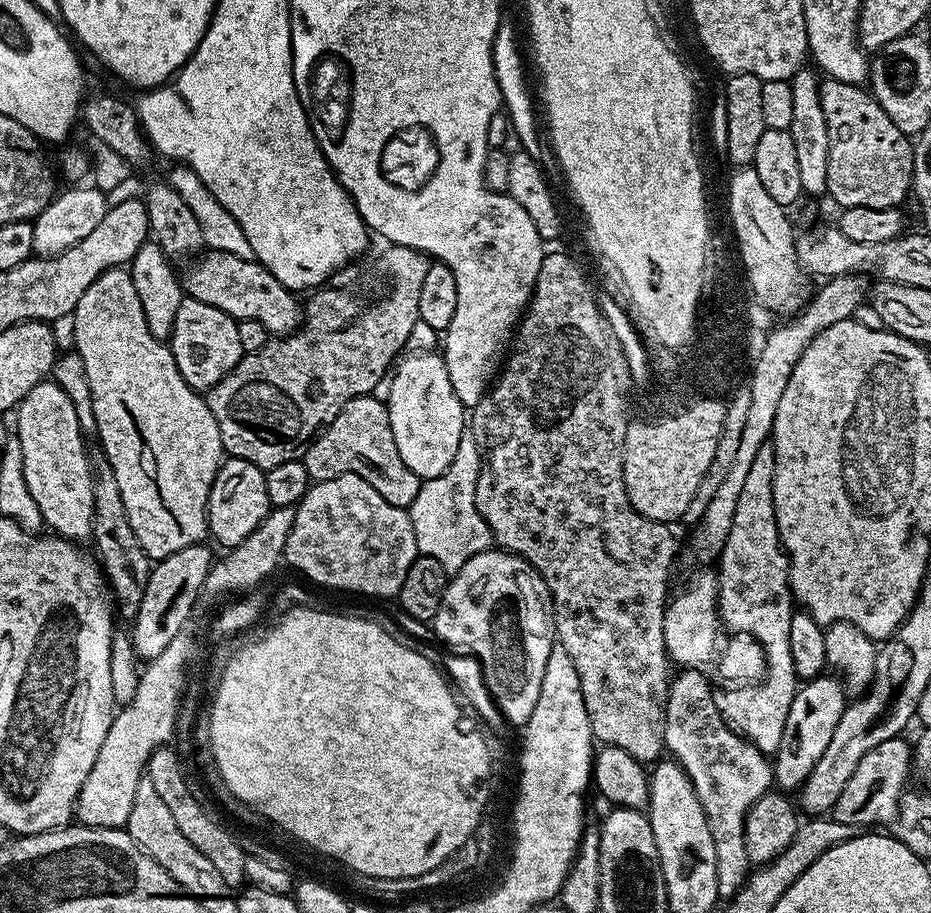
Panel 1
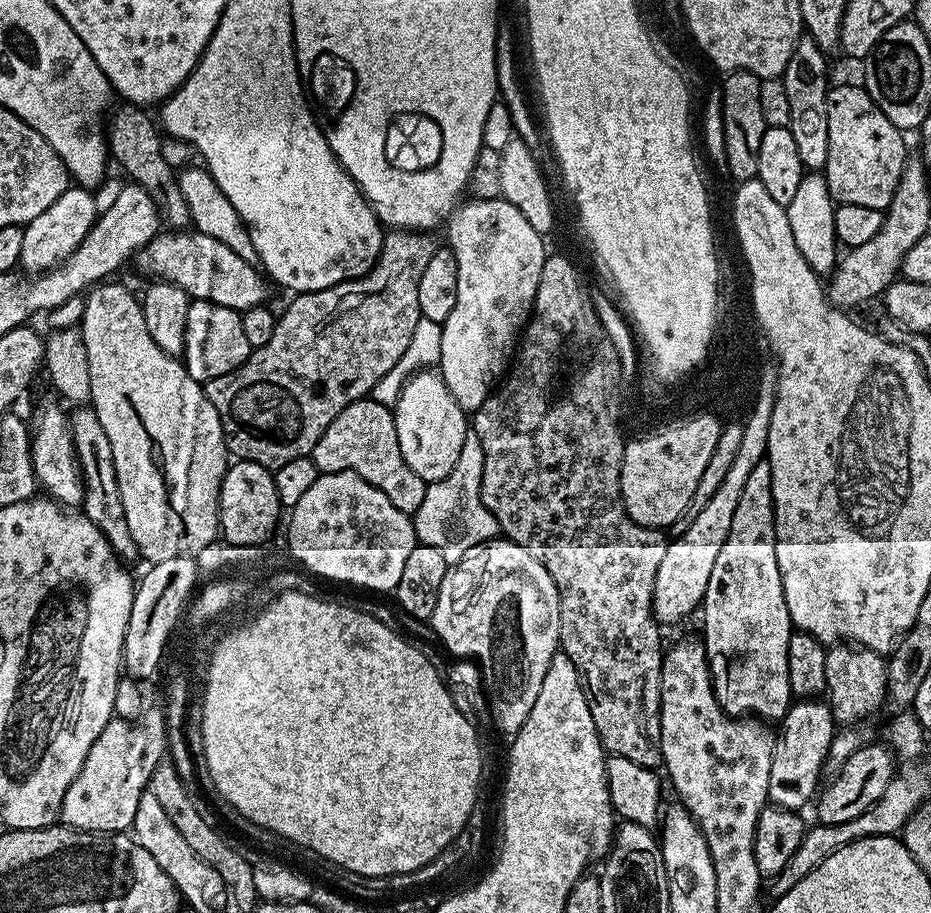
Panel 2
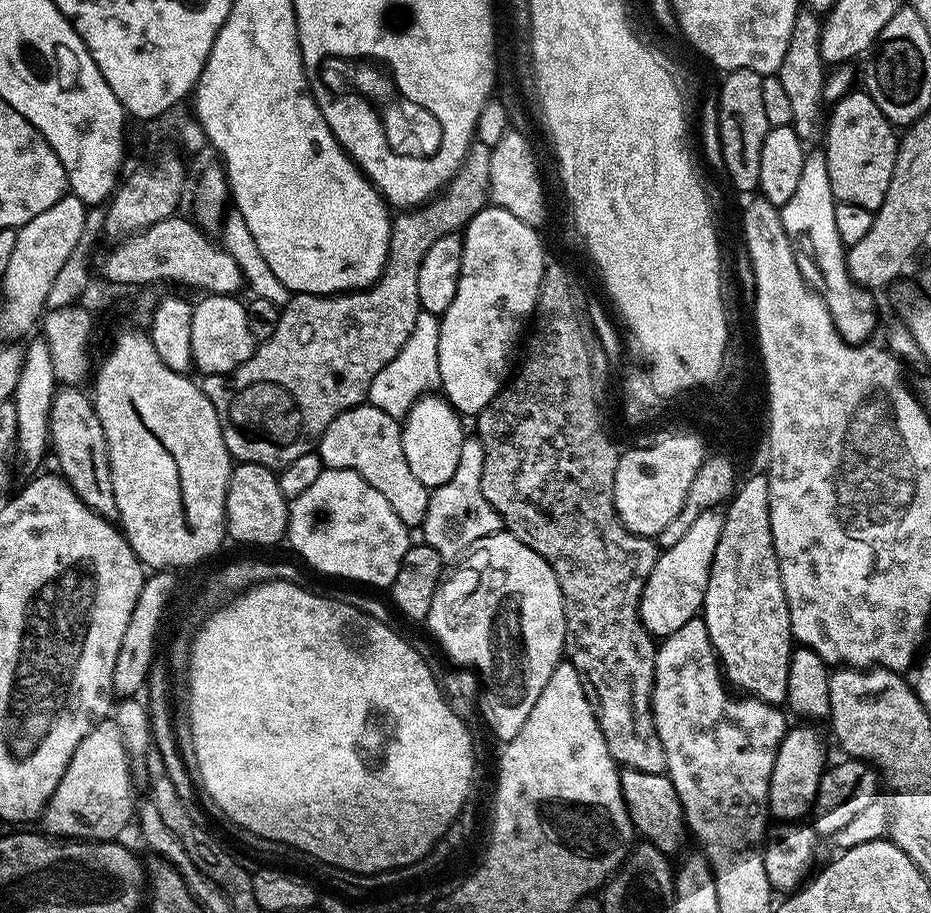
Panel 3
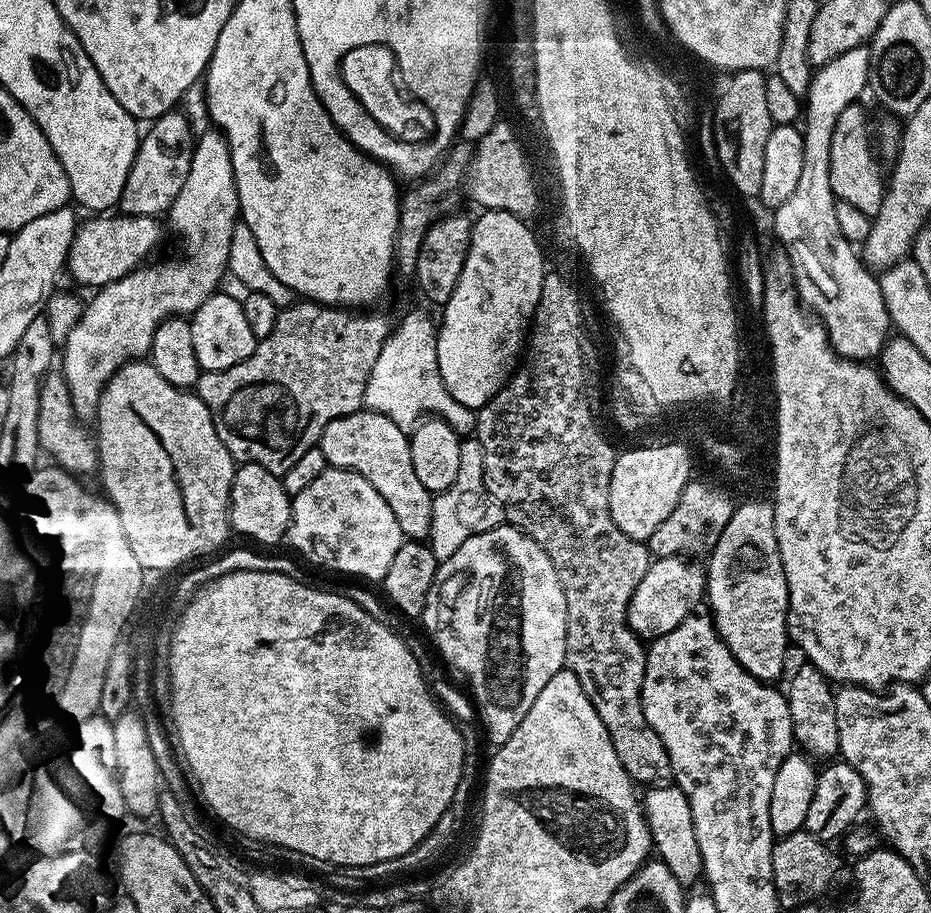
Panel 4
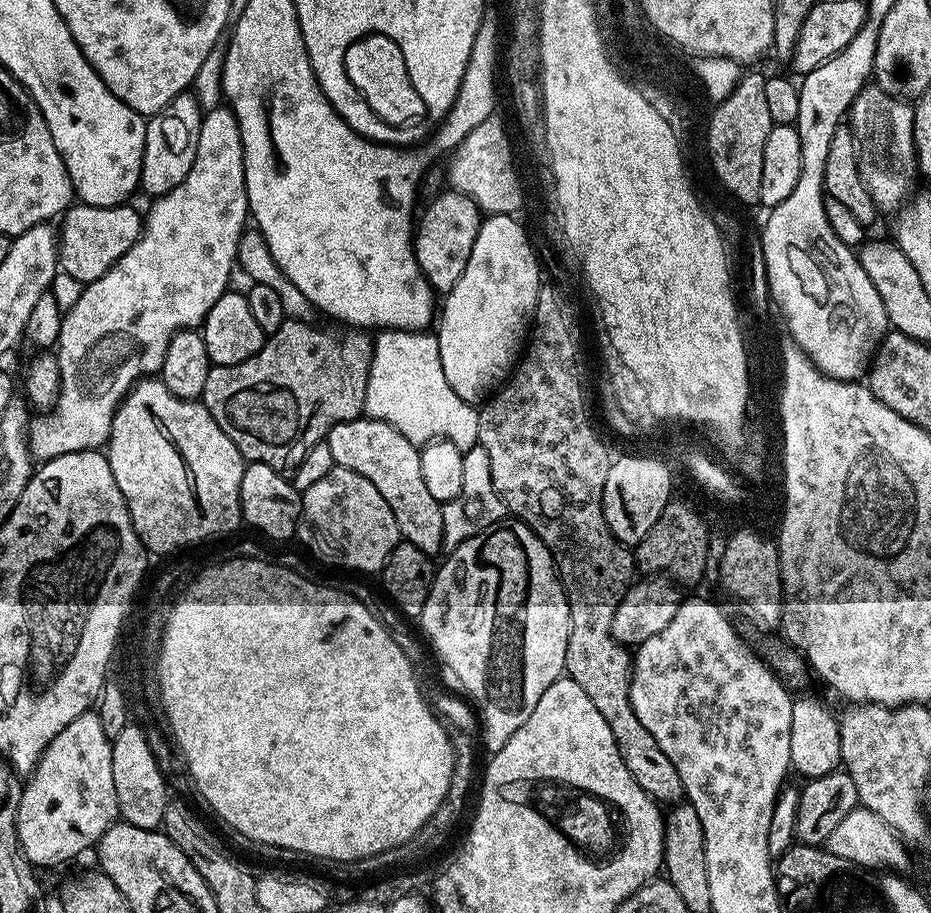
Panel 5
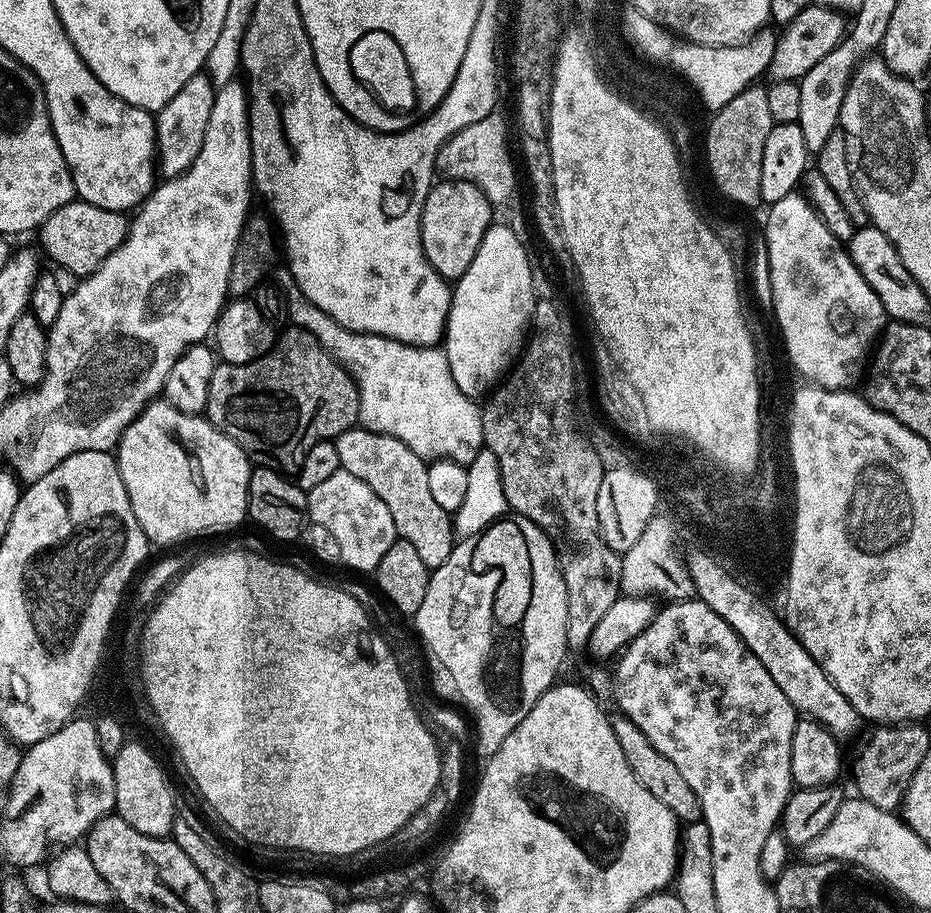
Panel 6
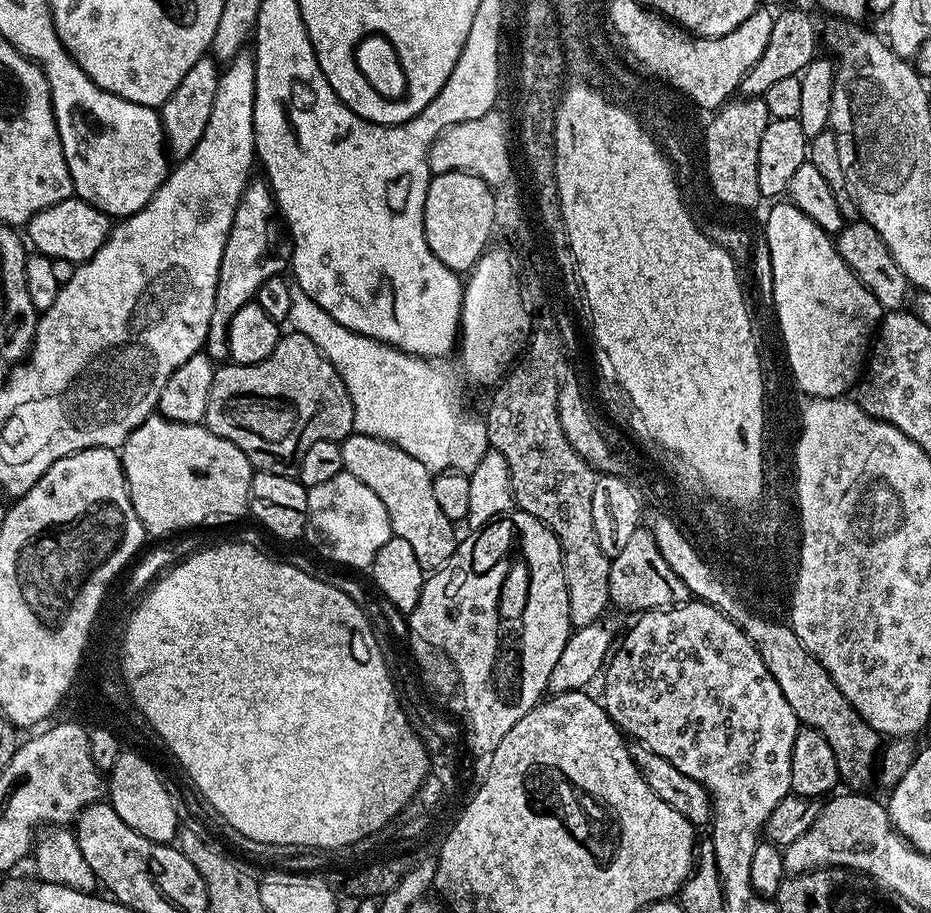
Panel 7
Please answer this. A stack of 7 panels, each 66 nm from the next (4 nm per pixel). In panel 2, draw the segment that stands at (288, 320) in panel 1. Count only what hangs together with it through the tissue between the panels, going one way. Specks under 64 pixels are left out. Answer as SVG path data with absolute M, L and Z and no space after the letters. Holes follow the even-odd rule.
M195 230L161 231L136 253L134 264L146 275L152 276L148 278L168 280L186 290L192 300L214 302L218 306L233 308L238 313L245 312L247 308L261 307L267 301L264 299L268 296L269 281L262 275L261 269L238 258L230 246L218 242L218 238L210 238L210 234Z

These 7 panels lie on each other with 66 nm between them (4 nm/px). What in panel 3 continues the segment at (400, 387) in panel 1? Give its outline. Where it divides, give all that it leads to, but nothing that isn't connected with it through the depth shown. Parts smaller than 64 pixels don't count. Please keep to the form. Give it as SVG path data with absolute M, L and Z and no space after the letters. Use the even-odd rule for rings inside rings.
M440 394L420 397L407 416L403 417L400 430L402 450L406 450L406 463L422 486L431 490L450 482L462 454L462 442L466 438L463 423L465 421L460 413Z

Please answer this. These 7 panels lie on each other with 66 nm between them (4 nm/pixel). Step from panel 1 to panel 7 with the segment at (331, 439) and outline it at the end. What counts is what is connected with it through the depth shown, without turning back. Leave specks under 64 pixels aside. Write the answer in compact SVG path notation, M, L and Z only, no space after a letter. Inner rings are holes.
M358 431L339 441L339 445L344 471L354 474L358 482L370 486L370 490L382 498L382 506L386 506L386 514L390 514L392 535L404 539L414 549L414 555L426 570L435 570L447 564L456 552L458 535L452 529L455 528L454 521L442 514L434 499L433 473L428 472L418 458L410 458L406 450Z

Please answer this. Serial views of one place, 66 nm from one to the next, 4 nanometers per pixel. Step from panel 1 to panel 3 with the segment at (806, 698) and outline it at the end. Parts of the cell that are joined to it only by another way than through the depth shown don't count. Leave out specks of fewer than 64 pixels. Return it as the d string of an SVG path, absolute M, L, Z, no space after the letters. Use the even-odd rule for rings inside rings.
M789 727L778 746L778 758L774 758L774 770L770 774L768 811L780 822L800 822L811 813L820 780L826 771L823 738L812 729L815 727L800 727L804 728Z

